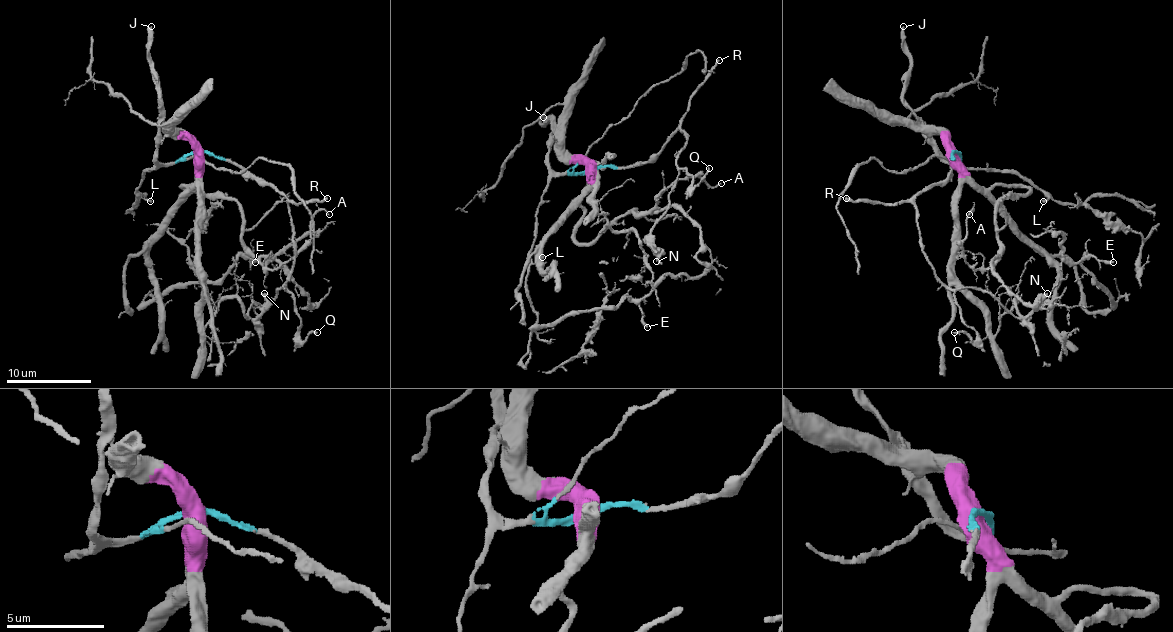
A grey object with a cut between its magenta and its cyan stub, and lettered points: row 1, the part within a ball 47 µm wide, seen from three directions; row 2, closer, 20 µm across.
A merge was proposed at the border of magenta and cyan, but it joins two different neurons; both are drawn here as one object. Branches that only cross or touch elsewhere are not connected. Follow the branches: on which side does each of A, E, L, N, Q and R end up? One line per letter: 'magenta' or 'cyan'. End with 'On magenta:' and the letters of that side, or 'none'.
A: magenta
E: magenta
L: cyan
N: cyan
Q: cyan
R: cyan
On magenta: A, E

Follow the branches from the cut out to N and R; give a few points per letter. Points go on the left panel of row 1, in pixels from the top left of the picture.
N: (199, 151), (231, 159), (286, 197), (292, 273), (258, 318), (265, 292)
R: (199, 151), (235, 161), (294, 204), (326, 197)

